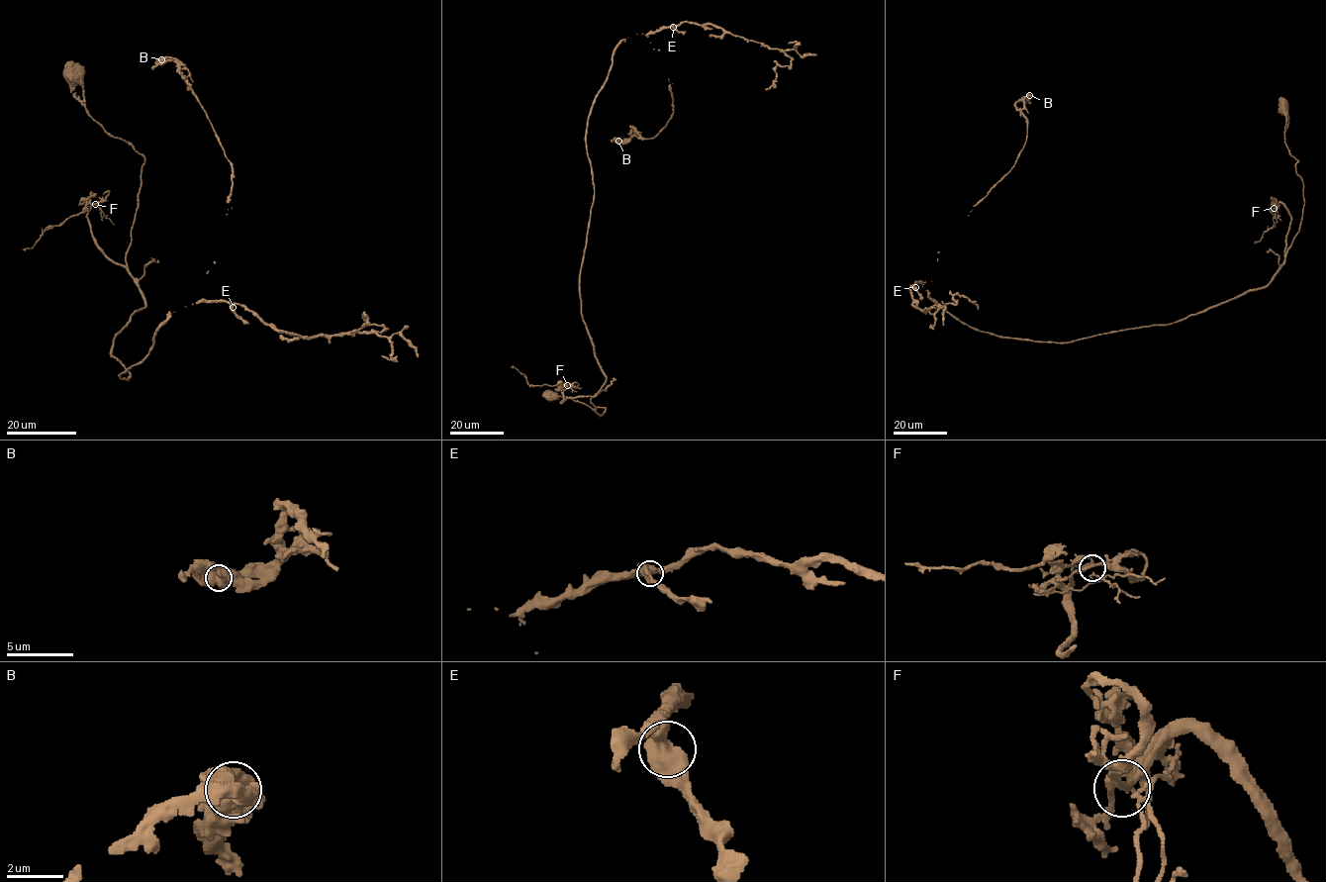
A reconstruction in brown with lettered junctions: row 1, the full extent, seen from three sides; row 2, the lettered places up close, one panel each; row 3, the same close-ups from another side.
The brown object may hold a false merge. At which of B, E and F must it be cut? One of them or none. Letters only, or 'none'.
B

